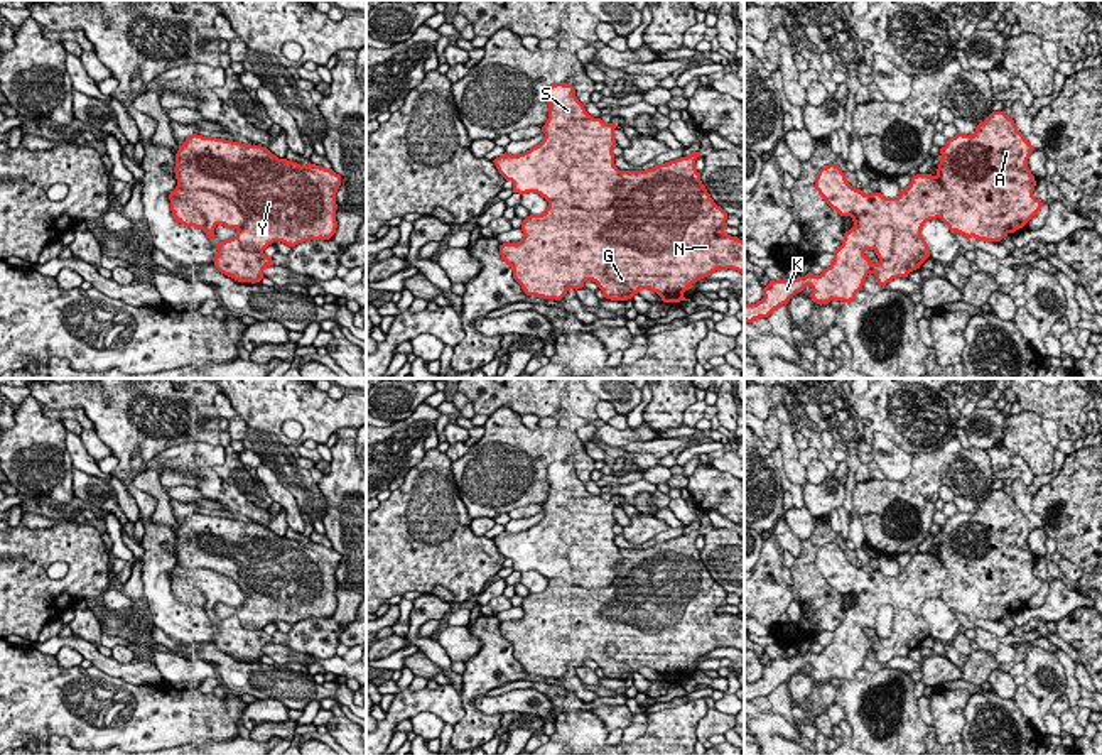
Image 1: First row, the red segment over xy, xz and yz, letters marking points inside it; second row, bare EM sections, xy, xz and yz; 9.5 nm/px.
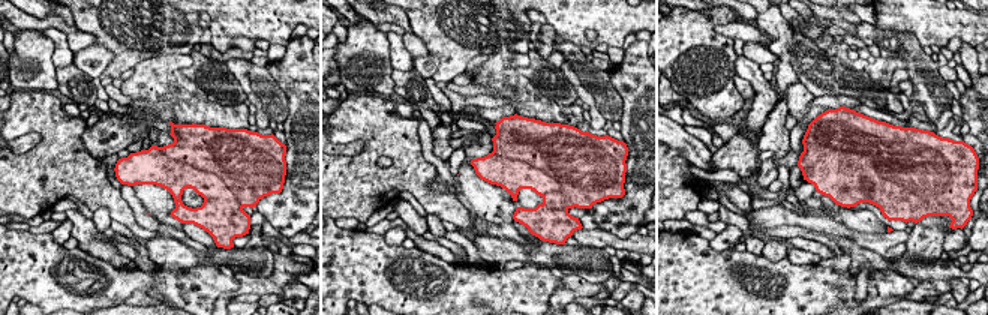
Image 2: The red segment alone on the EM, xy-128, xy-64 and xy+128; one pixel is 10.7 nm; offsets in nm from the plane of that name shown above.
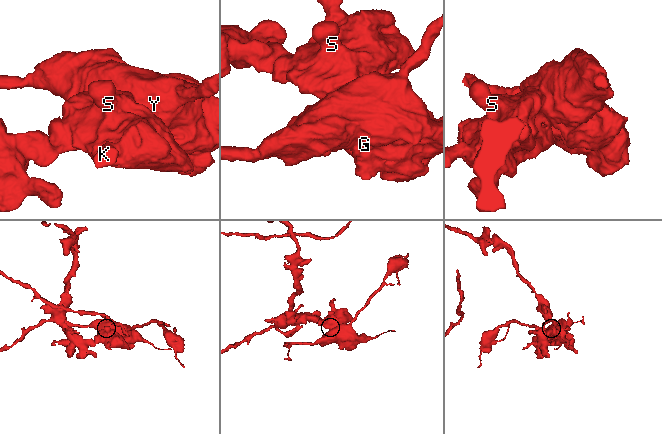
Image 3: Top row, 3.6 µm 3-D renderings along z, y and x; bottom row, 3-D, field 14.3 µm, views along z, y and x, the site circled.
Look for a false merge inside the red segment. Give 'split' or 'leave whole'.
split

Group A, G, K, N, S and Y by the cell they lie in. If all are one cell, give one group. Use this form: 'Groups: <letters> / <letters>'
Groups: A G N Y / K S

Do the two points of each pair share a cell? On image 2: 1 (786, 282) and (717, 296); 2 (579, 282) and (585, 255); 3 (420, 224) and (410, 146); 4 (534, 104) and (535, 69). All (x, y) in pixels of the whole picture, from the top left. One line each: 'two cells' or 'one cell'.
1: one cell
2: two cells
3: two cells
4: two cells

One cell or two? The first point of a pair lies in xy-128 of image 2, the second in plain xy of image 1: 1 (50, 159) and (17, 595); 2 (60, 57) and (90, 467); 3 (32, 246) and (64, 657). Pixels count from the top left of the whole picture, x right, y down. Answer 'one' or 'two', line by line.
1: one
2: one
3: two

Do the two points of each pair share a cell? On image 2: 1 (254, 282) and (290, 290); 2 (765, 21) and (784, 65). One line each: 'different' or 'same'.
1: different
2: same

